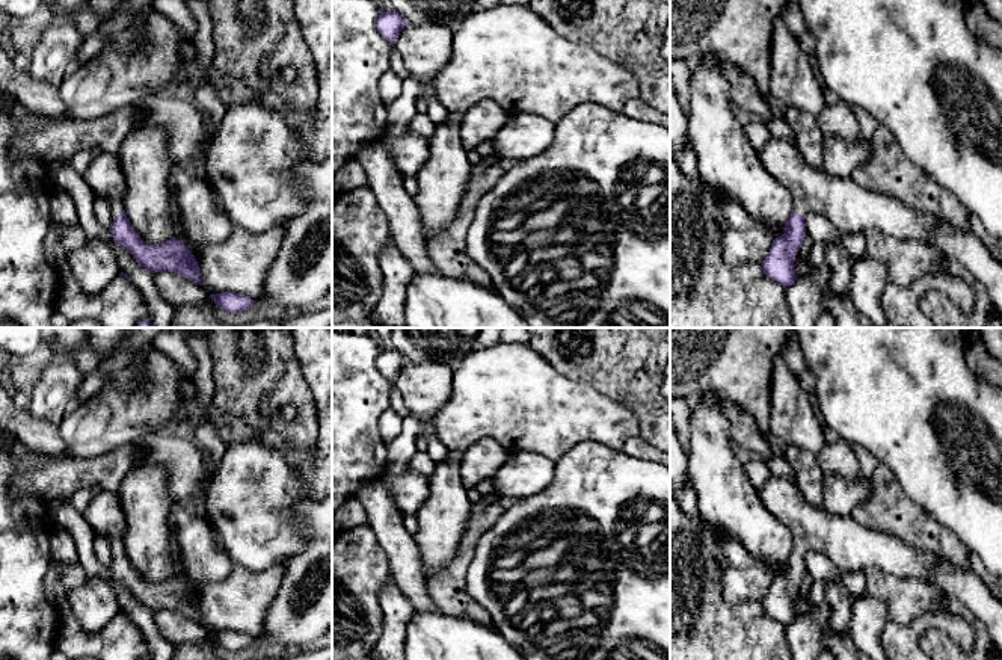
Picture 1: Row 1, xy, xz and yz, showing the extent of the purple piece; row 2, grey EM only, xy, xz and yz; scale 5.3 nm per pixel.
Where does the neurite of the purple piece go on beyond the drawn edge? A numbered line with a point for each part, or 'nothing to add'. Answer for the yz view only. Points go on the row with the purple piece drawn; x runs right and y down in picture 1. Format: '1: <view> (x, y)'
1: yz (851, 209)

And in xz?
1: xz (442, 180)

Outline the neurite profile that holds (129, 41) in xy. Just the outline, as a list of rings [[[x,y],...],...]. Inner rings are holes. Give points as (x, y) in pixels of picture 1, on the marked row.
[[[136,21],[128,29],[110,35],[104,42],[104,48],[112,48],[125,56],[130,56],[140,50],[145,42],[145,32],[140,23]]]

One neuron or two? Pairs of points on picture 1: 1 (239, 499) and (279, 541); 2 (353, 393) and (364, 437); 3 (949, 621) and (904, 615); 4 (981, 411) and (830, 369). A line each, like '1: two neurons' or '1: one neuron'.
1: one neuron
2: one neuron
3: two neurons
4: one neuron

